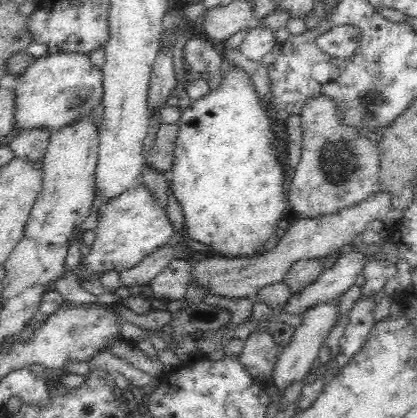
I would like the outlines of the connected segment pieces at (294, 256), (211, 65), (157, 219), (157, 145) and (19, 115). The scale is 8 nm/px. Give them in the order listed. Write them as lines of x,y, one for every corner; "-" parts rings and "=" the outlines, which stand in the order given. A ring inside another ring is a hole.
377,190
366,200
314,217
302,217
289,214
288,226
284,235
272,249
264,254
252,257
219,257
204,258
192,267
191,280
203,286
209,293
225,296
226,298
253,298
258,288
266,284
280,282
297,261
303,259
323,260
328,256
338,254
343,246
359,243
362,234
373,220
383,220
386,213
392,208
392,195
388,191
=
192,38
183,47
185,64
189,72
210,72
212,80
220,80
218,69
224,53
214,41
207,38
=
137,182
112,202
103,204
98,211
103,215
98,219
95,228
95,241
90,246
92,251
84,260
84,267
88,272
83,278
79,278
80,284
103,271
114,270
120,273
136,266
140,260
149,256
158,247
168,244
176,235
176,229
166,211
166,204
160,205
152,191
142,183
=
163,124
156,132
154,146
146,153
144,166
150,165
156,171
165,174
174,164
176,140
178,140
178,124
=
48,52
45,56
34,59
24,69
15,88
16,130
44,127
57,132
62,126
72,125
83,115
88,115
92,108
103,98
103,72
90,61
88,52

